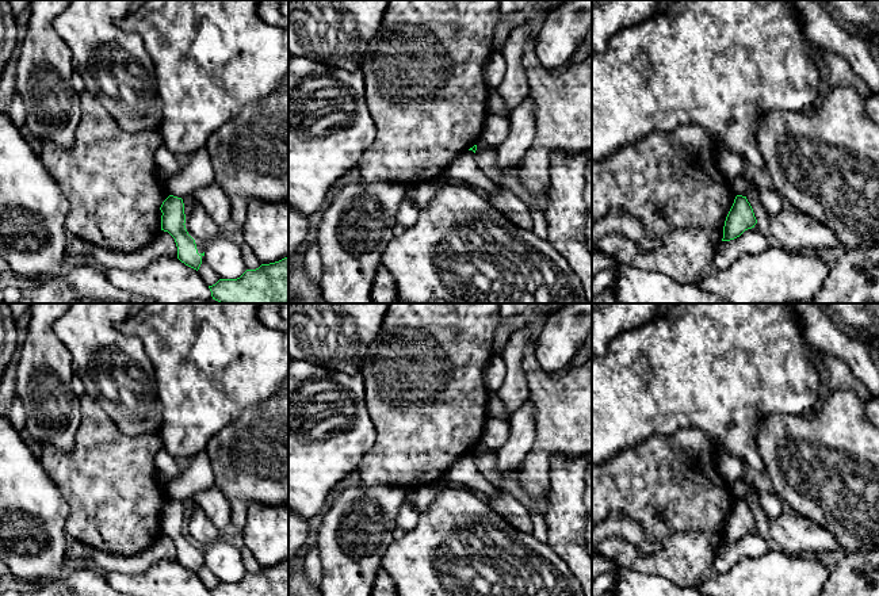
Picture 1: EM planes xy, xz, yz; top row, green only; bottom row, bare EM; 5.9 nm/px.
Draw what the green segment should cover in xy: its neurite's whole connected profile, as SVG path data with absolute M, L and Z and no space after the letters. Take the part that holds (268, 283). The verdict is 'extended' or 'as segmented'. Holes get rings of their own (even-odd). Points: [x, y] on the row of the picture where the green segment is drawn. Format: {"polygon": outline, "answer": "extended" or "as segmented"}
{"polygon": "M288 256L256 270L246 270L237 279L219 279L209 286L213 299L219 303L288 303Z", "answer": "as segmented"}

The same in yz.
{"polygon": "M737 195L726 217L722 241L739 237L745 230L754 228L757 219L746 196Z", "answer": "as segmented"}

